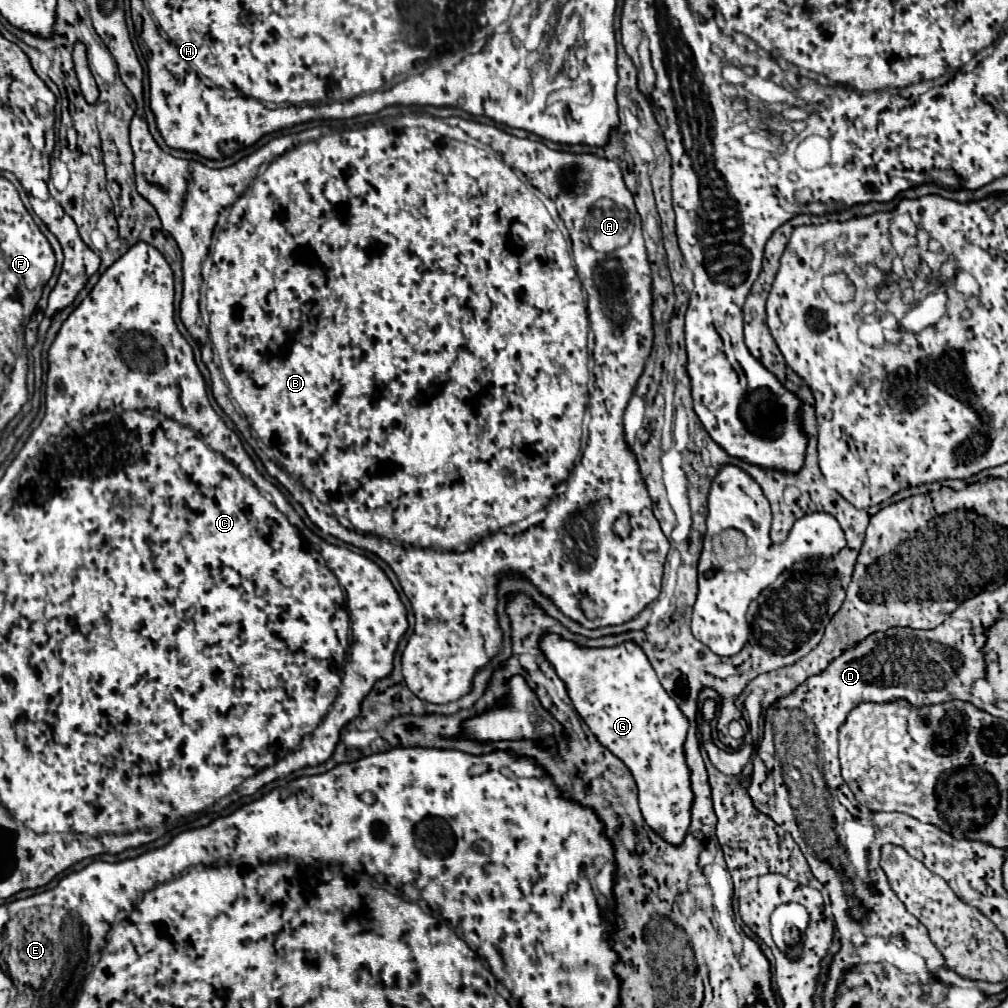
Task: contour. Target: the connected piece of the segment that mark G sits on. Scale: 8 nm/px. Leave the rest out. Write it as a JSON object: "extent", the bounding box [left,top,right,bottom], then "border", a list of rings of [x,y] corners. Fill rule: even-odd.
{"extent":[538,632,694,844],"border":[[[552,632],[540,638],[538,648],[544,654],[544,658],[554,666],[558,678],[564,682],[568,690],[568,696],[576,712],[588,724],[598,742],[616,758],[620,758],[632,772],[638,784],[638,804],[646,824],[670,844],[680,844],[690,826],[690,806],[694,798],[690,790],[690,770],[686,766],[682,746],[686,740],[688,720],[662,688],[644,650],[636,642],[622,642],[610,648],[584,648]]]}

